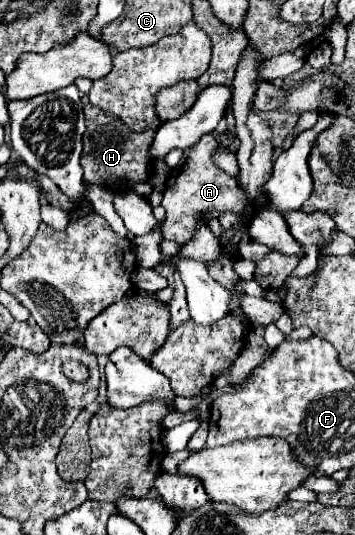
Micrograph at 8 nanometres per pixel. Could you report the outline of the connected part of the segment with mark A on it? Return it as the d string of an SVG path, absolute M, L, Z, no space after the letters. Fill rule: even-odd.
M214 132L202 136L196 146L184 150L182 162L170 174L170 184L166 184L164 198L162 198L162 206L166 210L166 220L162 224L162 236L166 240L174 240L176 244L184 244L194 232L198 216L204 216L208 220L210 228L214 230L214 234L220 236L218 216L222 212L226 212L226 210L234 210L234 212L248 210L246 194L238 188L236 178L228 176L224 170L220 170L218 166L212 164L210 156L218 144L230 146L232 138L228 138L226 134L214 134Z

